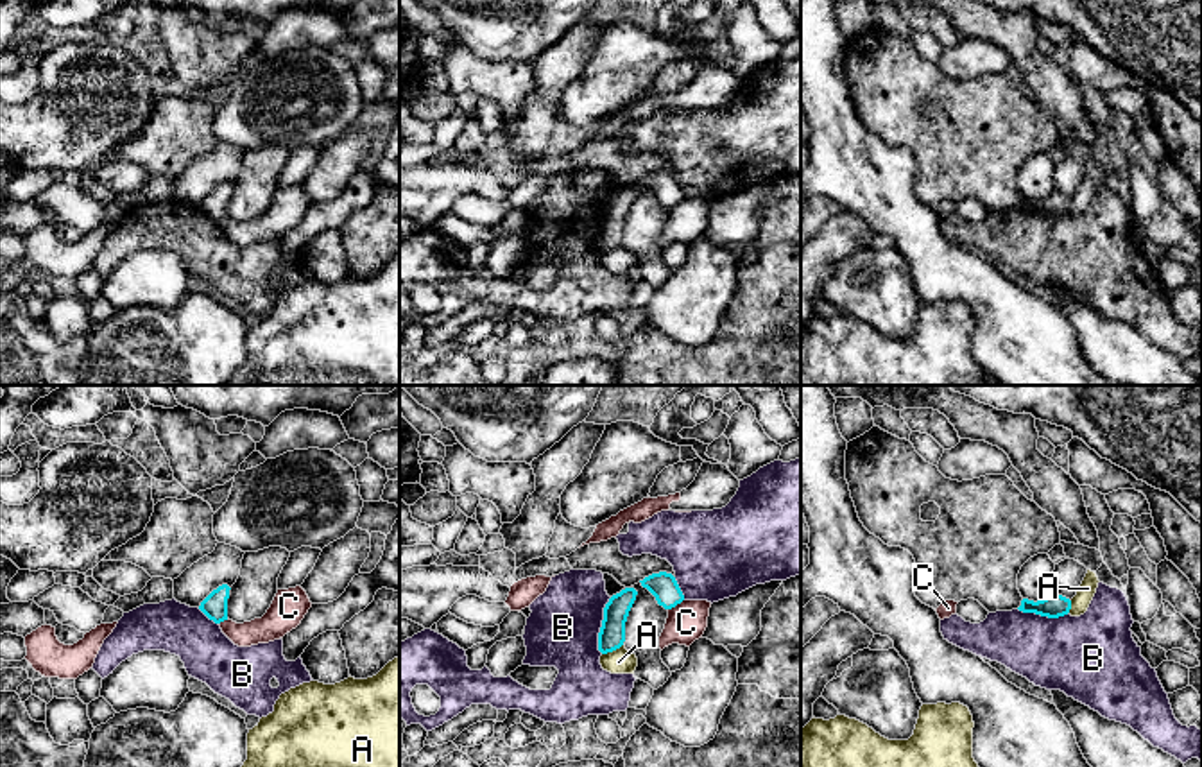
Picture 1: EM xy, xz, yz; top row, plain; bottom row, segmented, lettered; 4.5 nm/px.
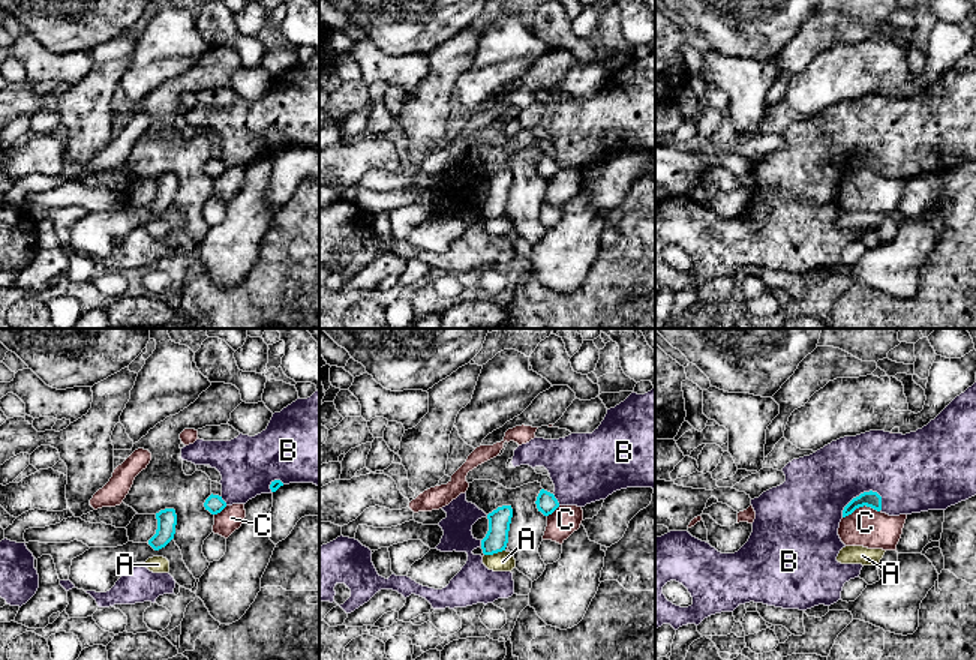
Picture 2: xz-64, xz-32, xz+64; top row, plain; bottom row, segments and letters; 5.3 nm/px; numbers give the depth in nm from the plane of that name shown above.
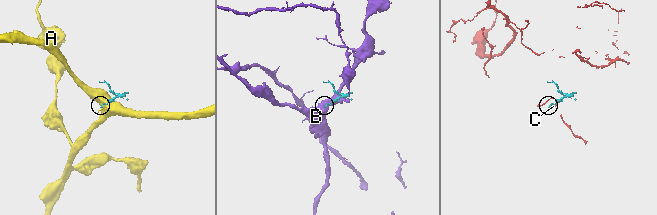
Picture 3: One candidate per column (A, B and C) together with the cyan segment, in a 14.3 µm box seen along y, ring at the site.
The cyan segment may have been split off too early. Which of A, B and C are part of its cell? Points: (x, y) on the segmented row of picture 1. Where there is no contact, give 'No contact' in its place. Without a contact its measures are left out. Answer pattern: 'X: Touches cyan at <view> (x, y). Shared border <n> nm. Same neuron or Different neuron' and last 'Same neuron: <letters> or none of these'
A: Touches cyan at xz (611, 651). Shared border 110 nm. Different neuron
B: Touches cyan at xz (602, 626). Shared border 260 nm. Different neuron
C: Touches cyan at xz (676, 604). Shared border 90 nm. Different neuron
Same neuron: none of these

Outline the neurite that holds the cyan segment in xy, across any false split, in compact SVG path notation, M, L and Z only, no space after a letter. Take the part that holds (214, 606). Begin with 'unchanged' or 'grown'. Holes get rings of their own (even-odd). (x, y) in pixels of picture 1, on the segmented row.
unchanged; M228 584L219 586L199 606L199 609L215 624L228 620L229 590Z

